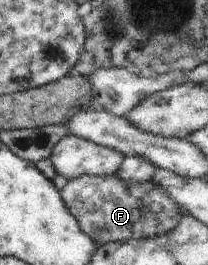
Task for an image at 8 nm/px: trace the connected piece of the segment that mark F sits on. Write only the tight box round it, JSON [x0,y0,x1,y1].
[59,174,184,245]

